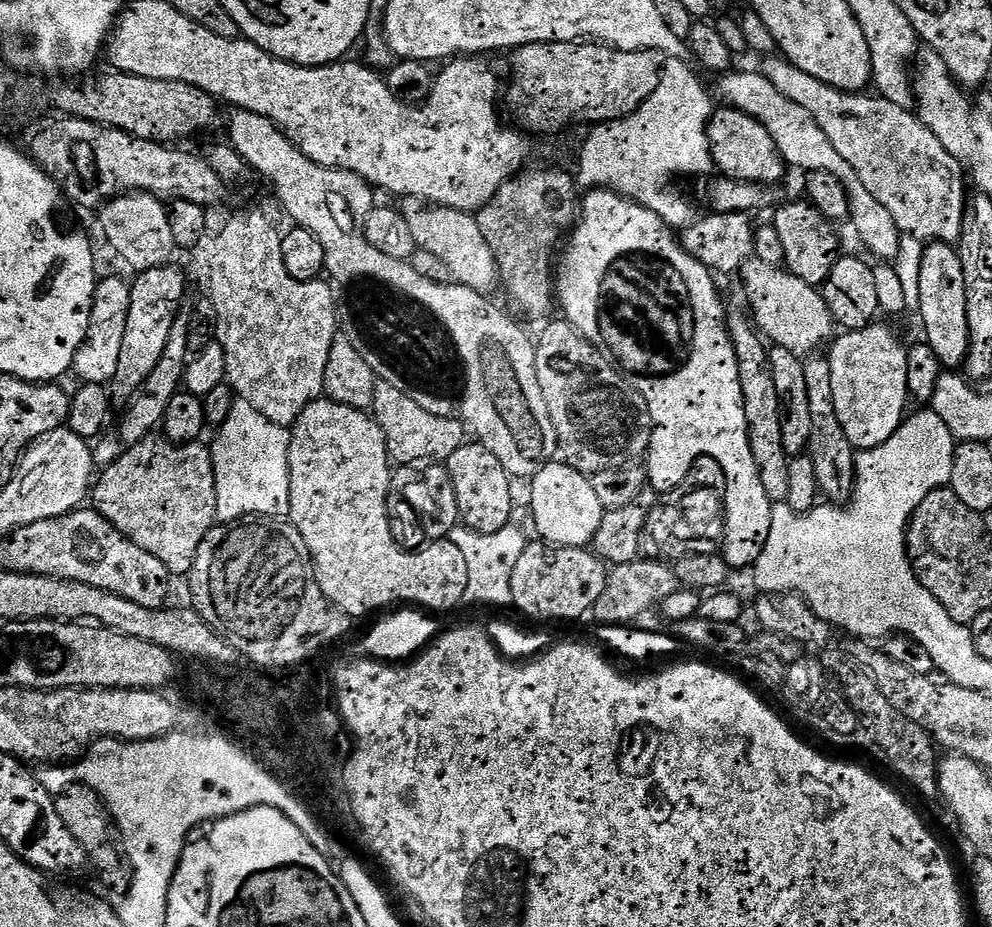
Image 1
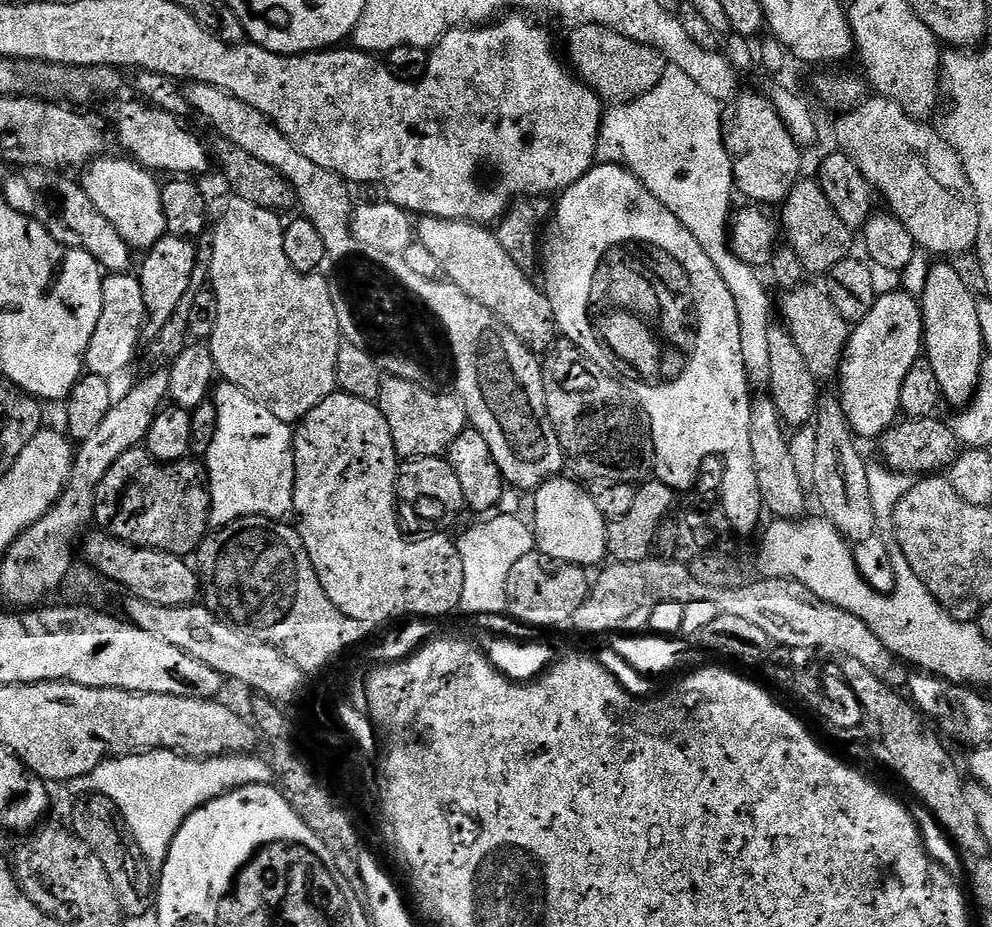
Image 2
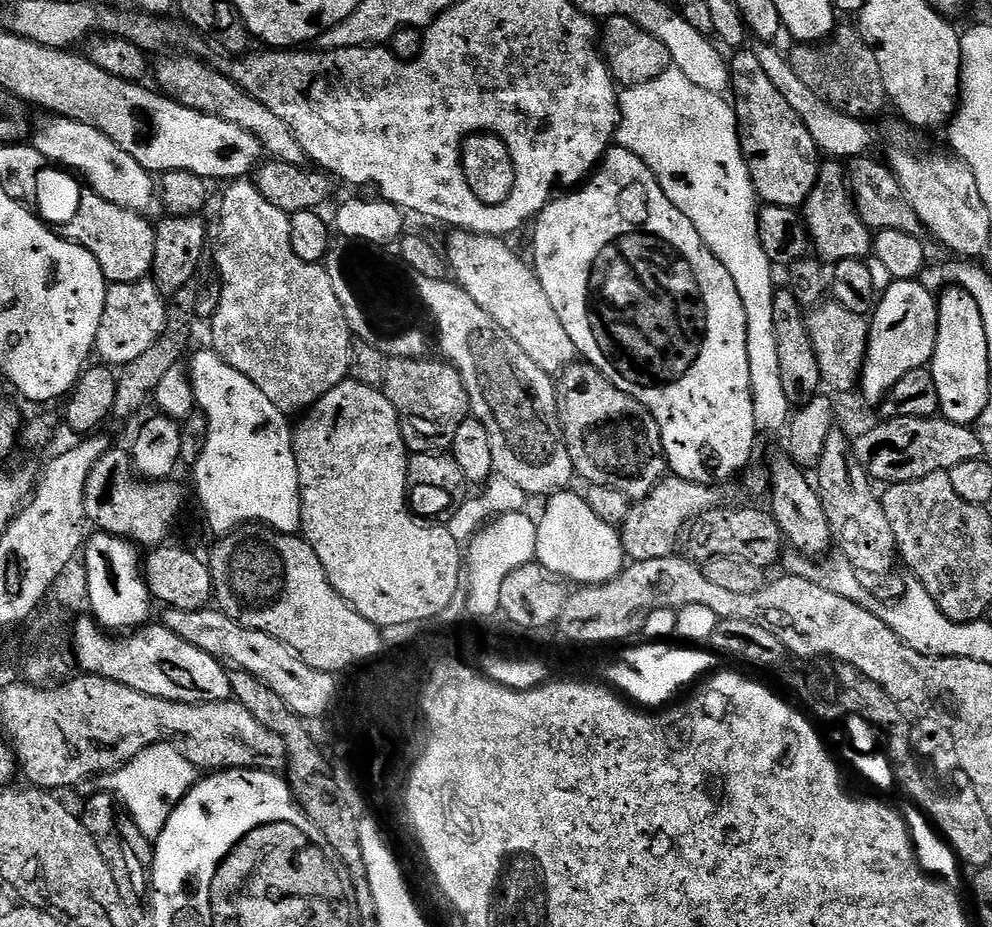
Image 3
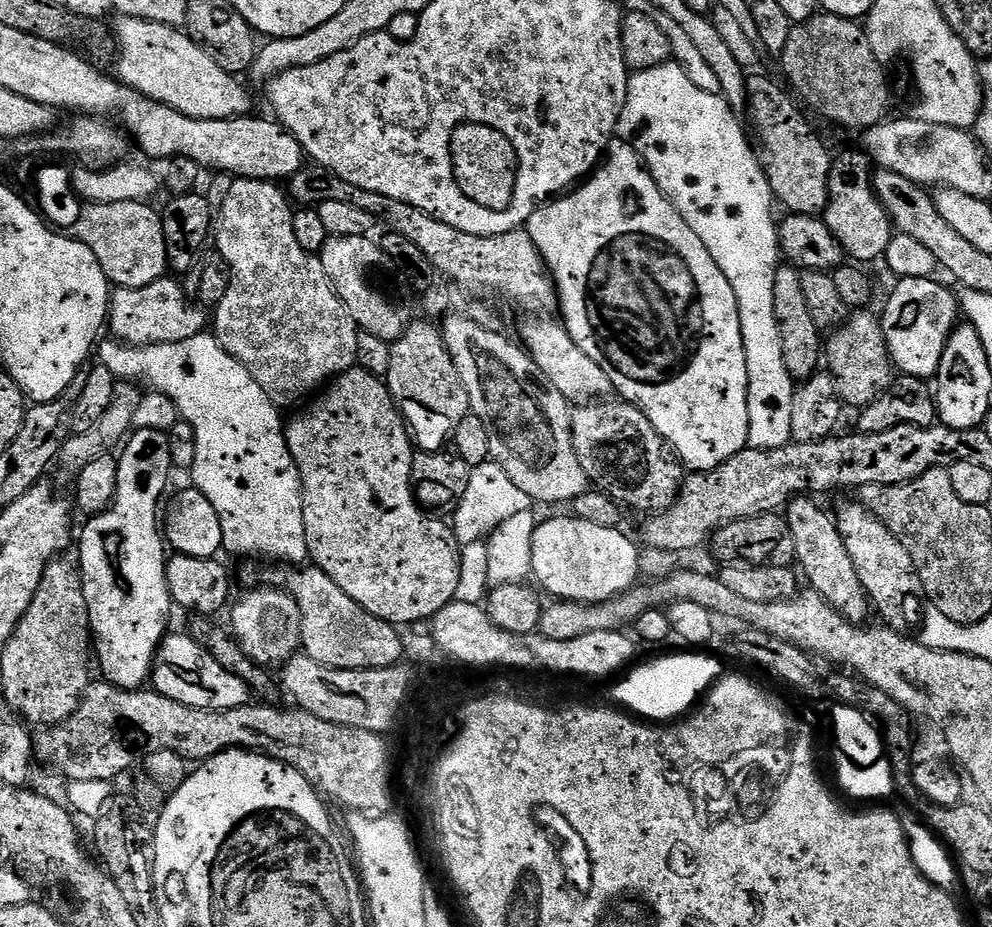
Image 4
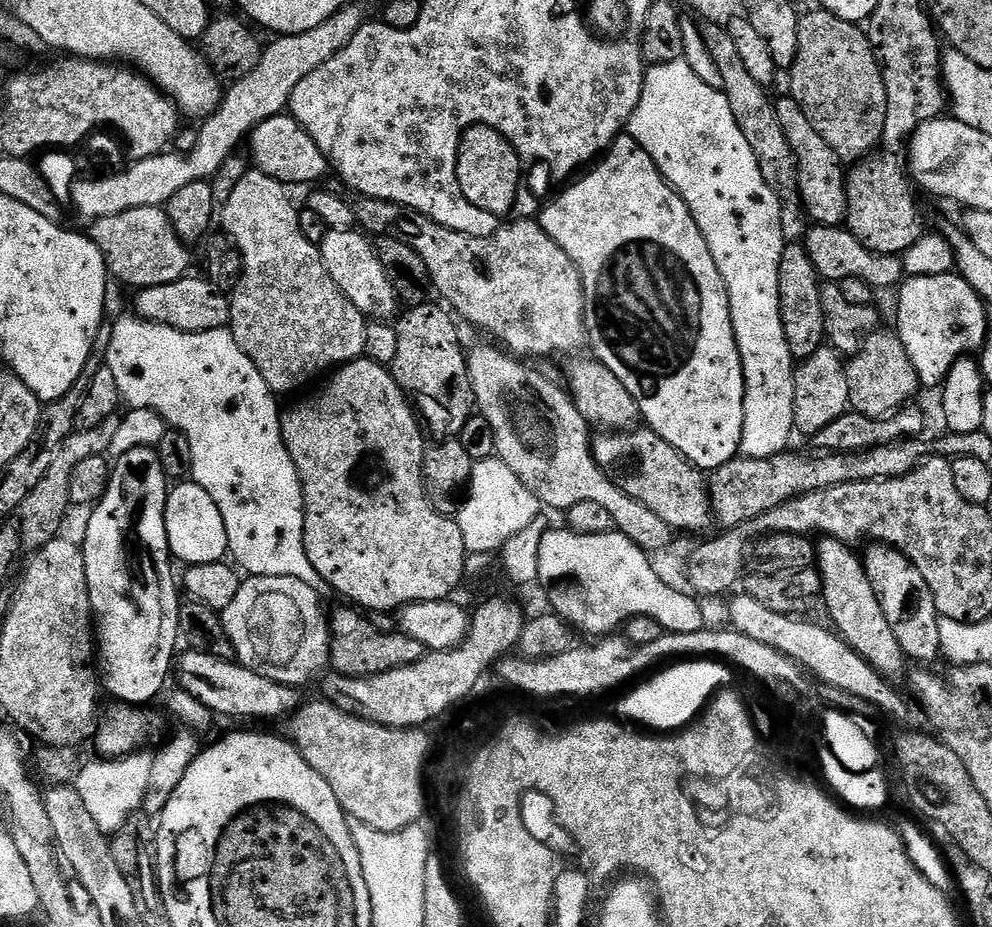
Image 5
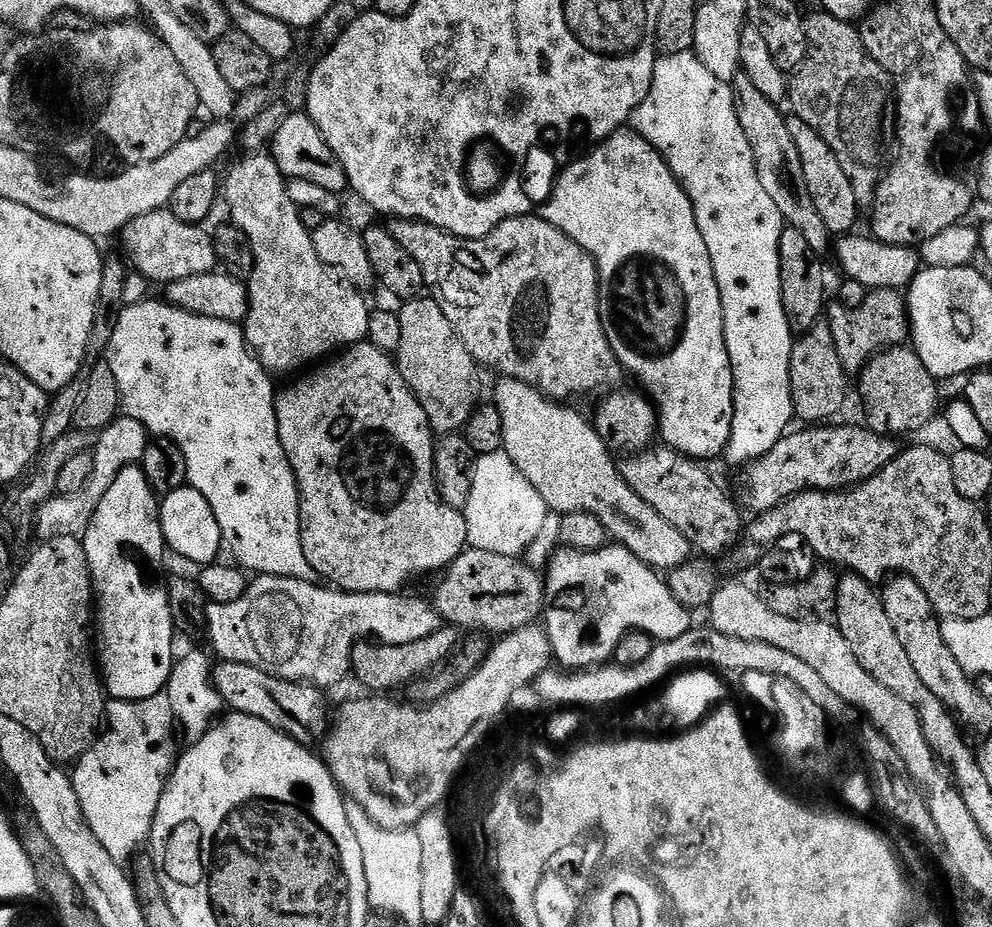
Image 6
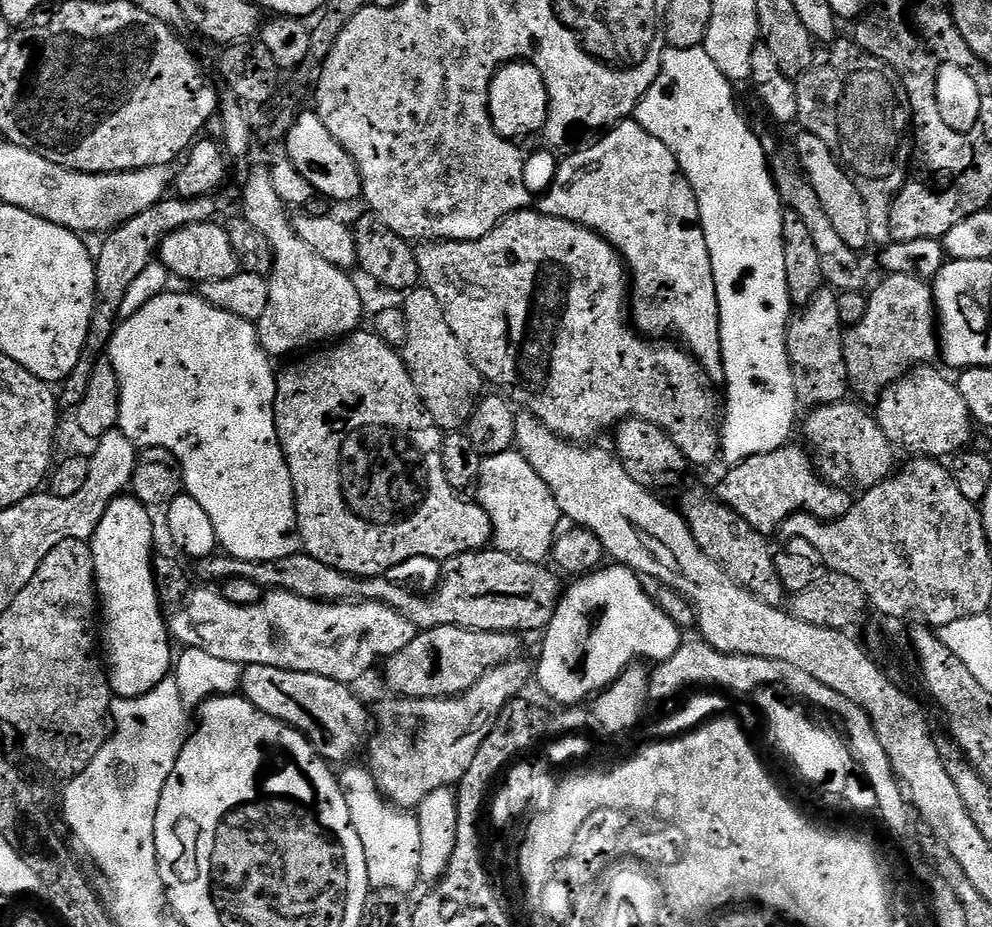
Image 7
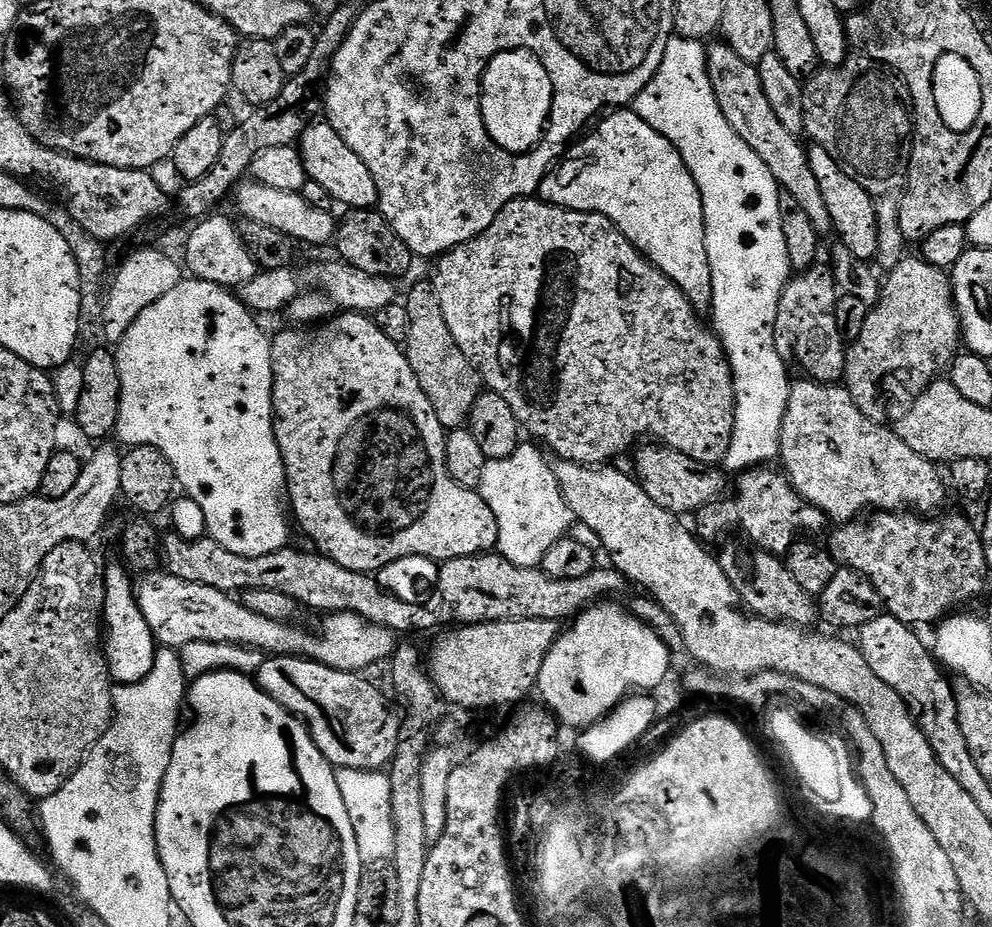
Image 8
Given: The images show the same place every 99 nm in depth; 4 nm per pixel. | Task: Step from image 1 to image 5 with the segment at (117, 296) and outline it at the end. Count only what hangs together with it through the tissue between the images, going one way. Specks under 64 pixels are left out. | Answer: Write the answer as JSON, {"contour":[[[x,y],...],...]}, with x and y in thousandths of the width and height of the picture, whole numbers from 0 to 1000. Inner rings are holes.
{"contour":[[[186,297],[184,302],[167,304],[163,309],[140,312],[136,316],[136,340],[156,350],[175,352],[175,356],[184,358],[207,358],[217,354],[230,354],[234,344],[231,320],[217,311],[210,301],[202,299],[201,302],[194,297]]]}

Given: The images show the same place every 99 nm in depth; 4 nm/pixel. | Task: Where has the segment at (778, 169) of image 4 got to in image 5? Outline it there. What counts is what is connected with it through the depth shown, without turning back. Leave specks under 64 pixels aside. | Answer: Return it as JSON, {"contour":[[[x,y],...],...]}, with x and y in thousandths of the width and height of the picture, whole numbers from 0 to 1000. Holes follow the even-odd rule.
{"contour":[[[797,106],[781,109],[784,132],[788,132],[788,140],[798,159],[798,165],[802,170],[802,188],[804,201],[806,202],[806,216],[815,228],[815,233],[823,242],[848,245],[852,241],[855,231],[855,219],[853,218],[853,189],[852,178],[841,166],[837,157],[833,157],[833,149],[817,136],[817,127],[808,123],[808,114]]]}

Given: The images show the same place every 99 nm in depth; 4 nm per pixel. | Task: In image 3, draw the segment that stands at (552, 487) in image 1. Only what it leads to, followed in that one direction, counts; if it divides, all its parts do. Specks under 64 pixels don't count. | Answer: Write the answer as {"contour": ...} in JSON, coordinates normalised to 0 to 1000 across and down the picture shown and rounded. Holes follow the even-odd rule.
{"contour":[[[578,529],[558,531],[551,536],[548,553],[542,557],[540,567],[540,604],[557,621],[564,621],[570,628],[576,628],[581,632],[596,632],[609,630],[624,621],[631,612],[629,590],[625,585],[624,573],[618,566],[607,563],[599,550],[595,550],[592,538]]]}

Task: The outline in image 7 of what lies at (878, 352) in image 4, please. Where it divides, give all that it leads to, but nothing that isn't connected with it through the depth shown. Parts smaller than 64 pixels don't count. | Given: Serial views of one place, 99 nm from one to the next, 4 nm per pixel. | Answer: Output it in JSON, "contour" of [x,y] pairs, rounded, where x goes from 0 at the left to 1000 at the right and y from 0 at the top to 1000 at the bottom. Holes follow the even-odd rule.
{"contour":[[[924,395],[906,406],[883,433],[881,448],[896,479],[919,488],[915,490],[956,494],[979,480],[976,478],[980,475],[982,454],[974,434],[963,413],[955,410],[944,395]]]}

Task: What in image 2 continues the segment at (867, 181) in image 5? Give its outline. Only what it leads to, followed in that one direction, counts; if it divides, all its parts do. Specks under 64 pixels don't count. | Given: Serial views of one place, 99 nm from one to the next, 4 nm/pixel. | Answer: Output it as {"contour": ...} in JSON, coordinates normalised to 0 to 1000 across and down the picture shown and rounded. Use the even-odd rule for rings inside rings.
{"contour":[[[807,192],[800,201],[800,205],[796,205],[796,209],[790,215],[788,228],[790,228],[788,250],[792,256],[793,266],[798,268],[800,274],[804,274],[811,294],[837,294],[841,291],[841,287],[845,287],[845,283],[854,280],[860,275],[860,247],[855,246],[853,239],[849,239],[849,235],[837,220],[837,214],[829,207],[826,193]]]}

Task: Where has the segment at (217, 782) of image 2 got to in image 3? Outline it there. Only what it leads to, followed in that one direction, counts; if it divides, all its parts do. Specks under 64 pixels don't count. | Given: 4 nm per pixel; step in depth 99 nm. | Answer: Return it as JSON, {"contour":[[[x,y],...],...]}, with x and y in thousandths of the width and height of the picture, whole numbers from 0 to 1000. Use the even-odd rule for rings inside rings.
{"contour":[[[156,803],[143,809],[143,813],[139,813],[124,828],[106,836],[103,845],[132,878],[137,894],[151,908],[155,908],[163,900],[173,875],[197,848],[199,840],[200,830],[174,803]]]}

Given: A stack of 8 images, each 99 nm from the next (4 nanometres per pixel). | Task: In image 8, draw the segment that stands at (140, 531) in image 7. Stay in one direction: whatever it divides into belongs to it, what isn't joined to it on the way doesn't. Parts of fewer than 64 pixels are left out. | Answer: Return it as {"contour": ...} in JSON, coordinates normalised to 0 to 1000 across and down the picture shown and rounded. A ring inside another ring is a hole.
{"contour":[[[121,606],[108,609],[105,618],[105,663],[103,666],[103,673],[107,679],[105,706],[109,710],[111,727],[118,739],[143,736],[155,722],[159,700],[155,684],[137,647],[135,626],[132,624],[134,625],[127,616],[126,609]]]}

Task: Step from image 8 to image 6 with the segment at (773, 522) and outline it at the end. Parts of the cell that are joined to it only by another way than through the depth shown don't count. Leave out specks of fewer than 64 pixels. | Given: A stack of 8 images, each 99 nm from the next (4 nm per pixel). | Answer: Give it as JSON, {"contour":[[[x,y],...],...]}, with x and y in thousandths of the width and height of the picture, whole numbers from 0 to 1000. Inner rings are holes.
{"contour":[[[840,456],[838,460],[810,460],[807,466],[795,465],[768,494],[749,502],[744,539],[758,554],[780,550],[792,537],[805,531],[846,531],[884,513],[909,483],[898,469],[880,466],[874,460]]]}

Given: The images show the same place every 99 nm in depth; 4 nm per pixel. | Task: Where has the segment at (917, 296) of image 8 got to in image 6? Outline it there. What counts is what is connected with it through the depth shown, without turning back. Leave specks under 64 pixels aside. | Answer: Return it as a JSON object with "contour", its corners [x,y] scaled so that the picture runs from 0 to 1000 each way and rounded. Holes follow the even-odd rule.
{"contour":[[[901,311],[876,314],[869,330],[854,332],[846,326],[836,327],[833,332],[833,347],[837,352],[837,360],[841,360],[845,386],[849,386],[849,395],[856,403],[866,403],[886,380],[908,374],[917,362],[915,326]]]}

